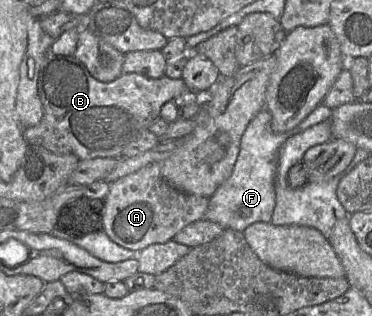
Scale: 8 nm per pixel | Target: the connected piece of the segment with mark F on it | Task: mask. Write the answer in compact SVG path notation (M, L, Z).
M318 105L293 129L273 133L270 129L271 114L263 108L247 125L240 141L240 150L231 175L209 198L205 219L222 227L243 232L257 222L270 222L276 204L275 175L279 151L291 136L330 119L332 109Z

